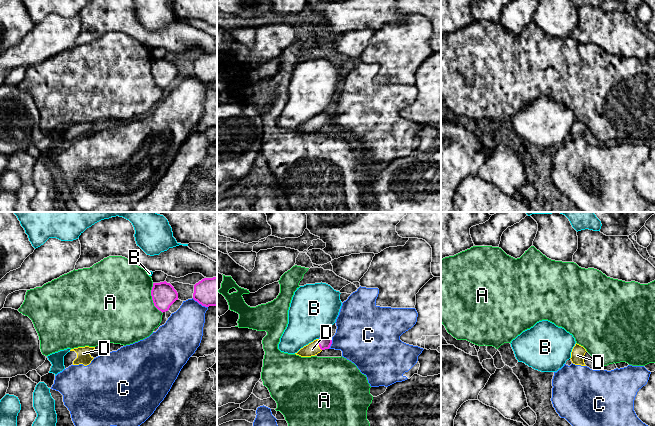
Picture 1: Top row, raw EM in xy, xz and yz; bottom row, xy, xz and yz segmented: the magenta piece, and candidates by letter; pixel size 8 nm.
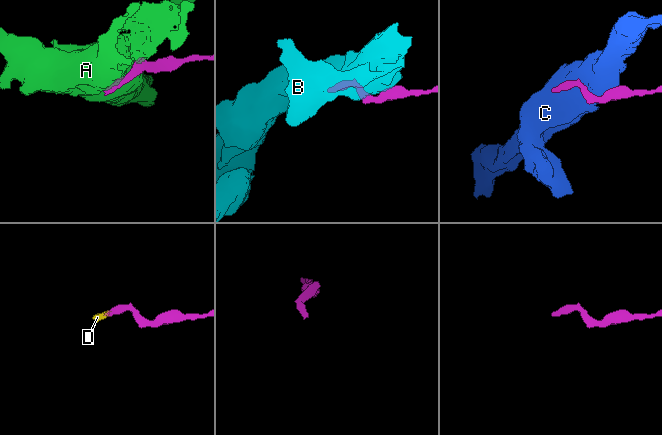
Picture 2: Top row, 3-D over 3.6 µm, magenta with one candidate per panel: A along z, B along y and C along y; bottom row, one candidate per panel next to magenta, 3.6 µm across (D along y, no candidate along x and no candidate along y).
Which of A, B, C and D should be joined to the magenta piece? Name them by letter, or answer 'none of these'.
D

